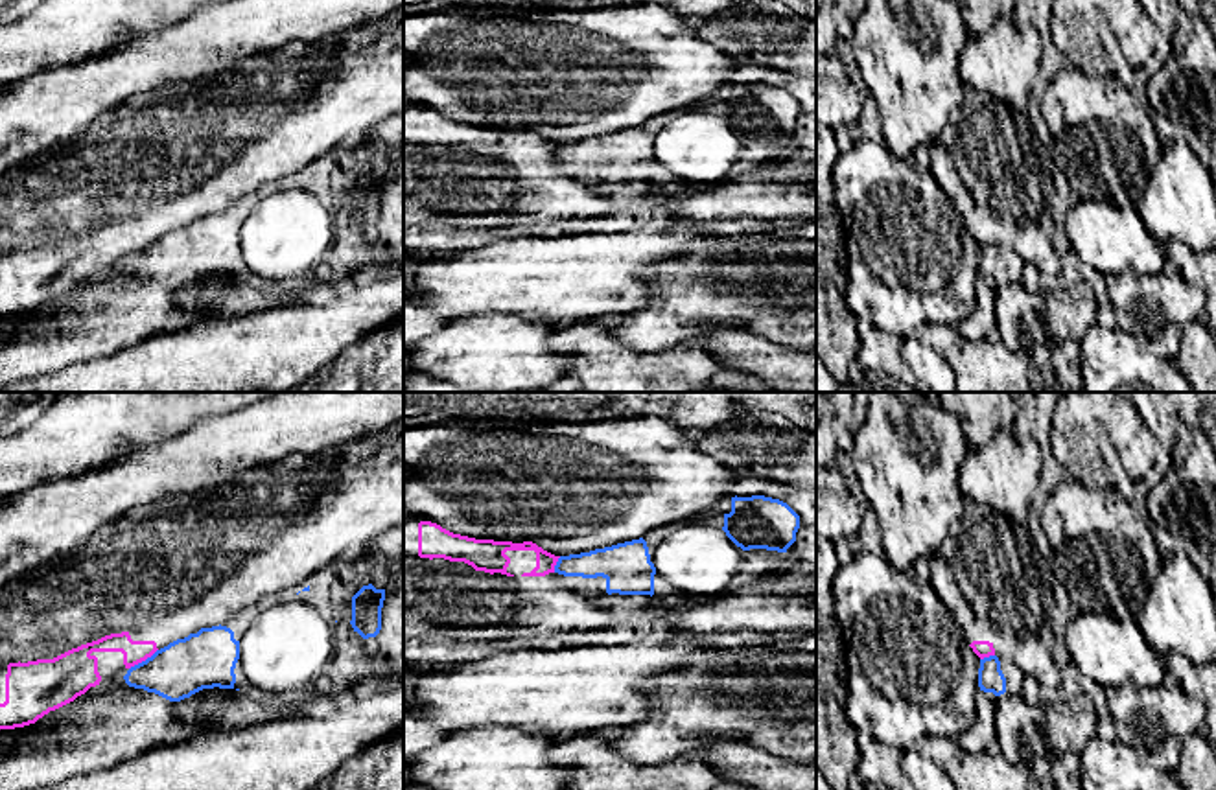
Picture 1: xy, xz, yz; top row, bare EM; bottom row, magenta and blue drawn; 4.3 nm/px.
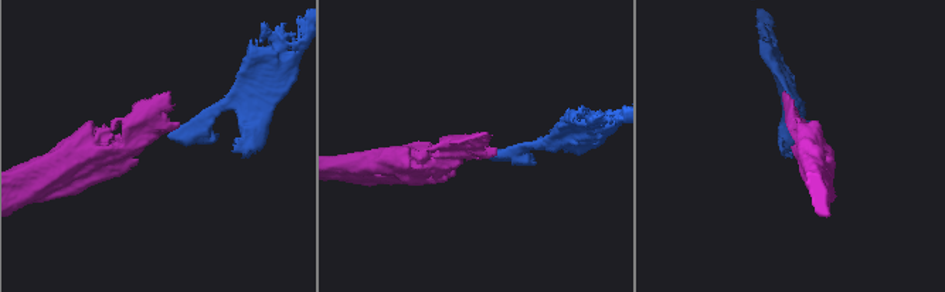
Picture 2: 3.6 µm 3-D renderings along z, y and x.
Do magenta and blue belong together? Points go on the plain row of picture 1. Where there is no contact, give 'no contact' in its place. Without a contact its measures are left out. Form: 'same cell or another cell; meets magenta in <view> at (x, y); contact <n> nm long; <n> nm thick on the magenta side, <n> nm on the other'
another cell; meets magenta in xy at (142, 247); contact 160 nm long; 110 nm thick on the magenta side, 240 nm on the other

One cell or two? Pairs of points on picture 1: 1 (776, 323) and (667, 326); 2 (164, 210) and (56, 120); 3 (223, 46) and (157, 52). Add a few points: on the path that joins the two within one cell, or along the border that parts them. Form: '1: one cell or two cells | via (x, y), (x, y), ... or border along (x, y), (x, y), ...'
1: one cell | via (748, 312), (695, 312)
2: two cells | border along (109, 109), (65, 144)
3: one cell | via (207, 46), (174, 52)

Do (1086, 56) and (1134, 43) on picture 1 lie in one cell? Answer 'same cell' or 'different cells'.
same cell

